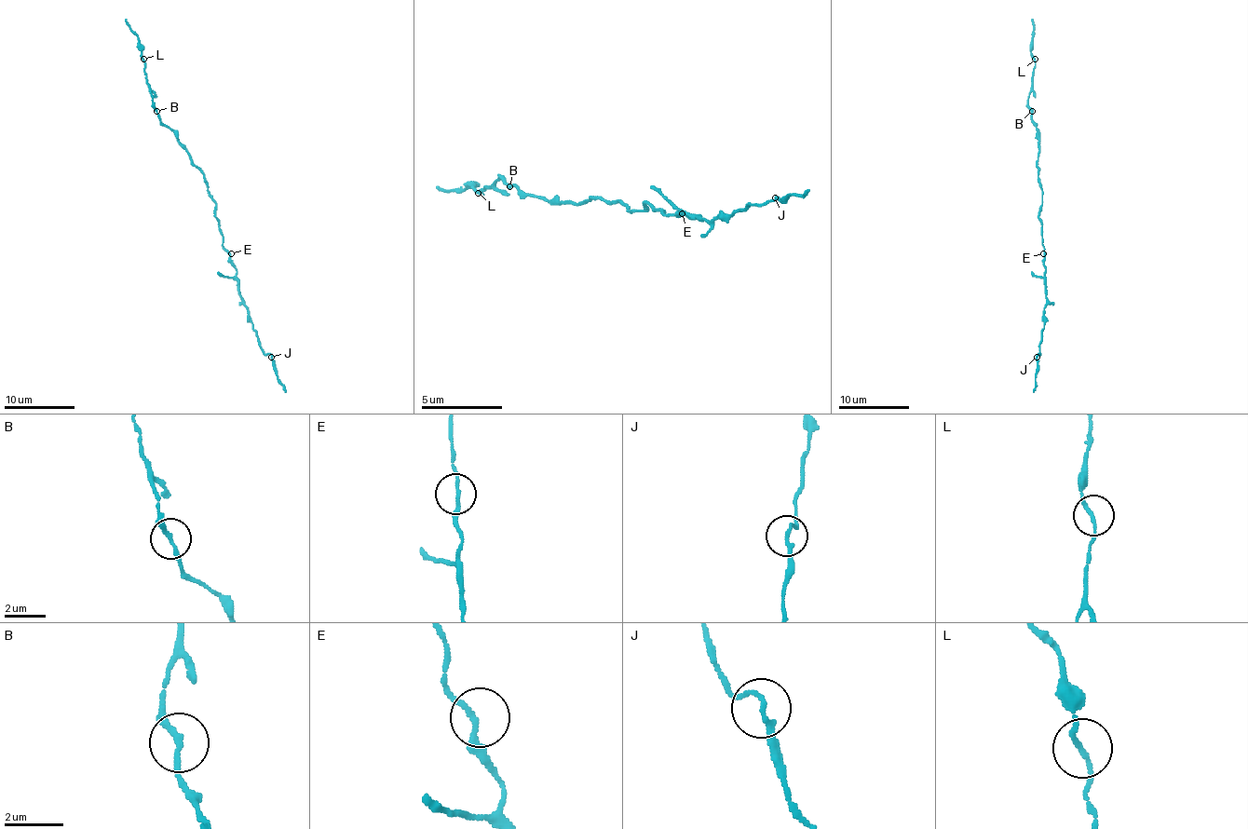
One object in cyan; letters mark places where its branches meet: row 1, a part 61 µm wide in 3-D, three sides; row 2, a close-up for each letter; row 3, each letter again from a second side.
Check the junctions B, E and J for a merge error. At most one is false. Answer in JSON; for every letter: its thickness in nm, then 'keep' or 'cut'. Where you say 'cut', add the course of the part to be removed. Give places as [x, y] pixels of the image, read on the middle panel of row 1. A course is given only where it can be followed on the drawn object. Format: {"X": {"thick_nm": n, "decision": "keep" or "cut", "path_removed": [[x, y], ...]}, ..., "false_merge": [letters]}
{"B": {"thick_nm": 180, "decision": "keep"}, "E": {"thick_nm": 180, "decision": "keep"}, "J": {"thick_nm": 180, "decision": "keep"}, "false_merge": []}

